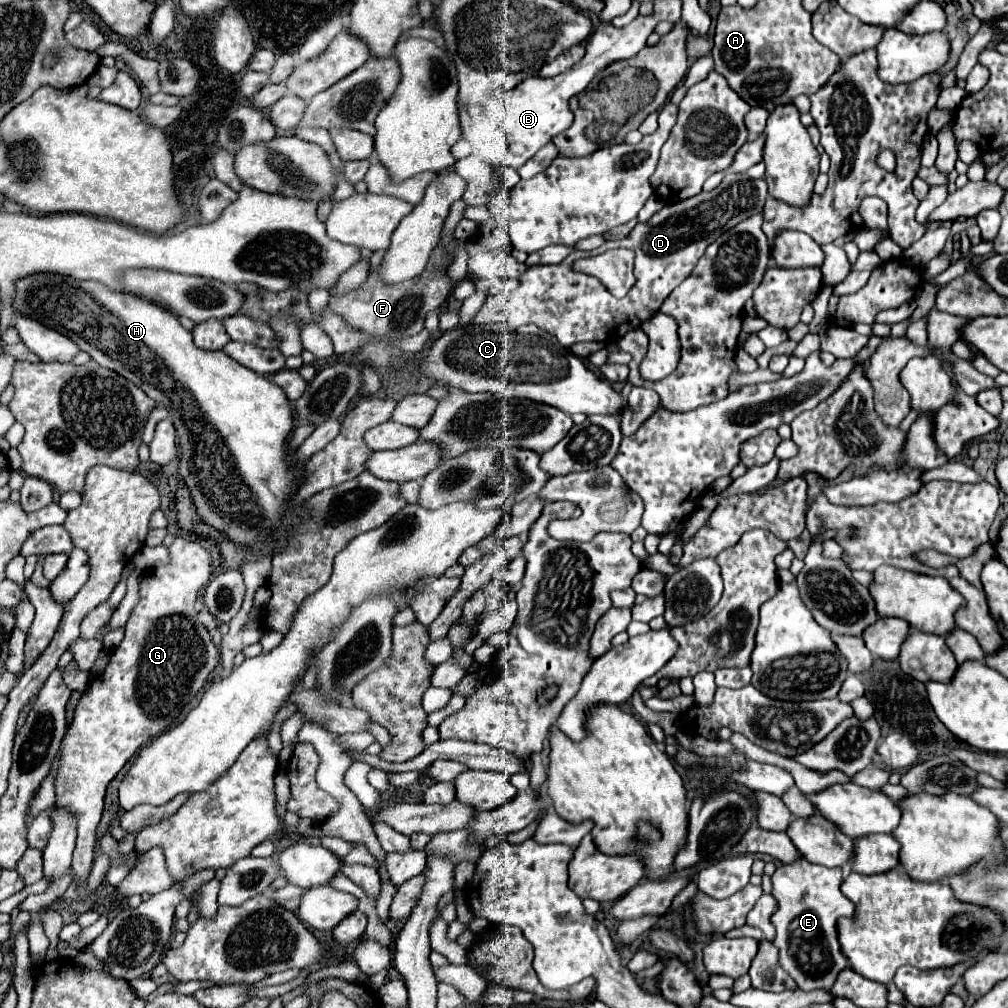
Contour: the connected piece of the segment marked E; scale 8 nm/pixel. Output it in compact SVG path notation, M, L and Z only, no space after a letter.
M795 859L793 863L781 865L771 877L771 895L777 899L779 907L771 917L771 923L777 929L773 943L779 949L781 967L805 991L815 987L829 989L839 971L847 967L847 959L843 959L837 941L837 919L853 917L855 905L839 891L841 879L841 867L829 869L823 865L813 865L805 859Z

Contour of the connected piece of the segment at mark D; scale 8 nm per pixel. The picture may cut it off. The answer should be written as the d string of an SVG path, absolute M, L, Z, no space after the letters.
M727 173L717 189L691 199L665 205L647 223L639 223L625 239L609 241L603 247L627 247L635 251L635 285L623 299L615 299L607 293L599 279L576 272L571 263L577 259L593 257L593 251L573 251L567 259L557 265L533 265L519 277L519 287L509 291L505 299L497 301L497 295L489 295L473 317L473 323L507 323L511 327L535 323L537 327L553 333L563 347L571 347L581 341L609 343L623 337L625 333L639 329L641 323L649 321L661 307L663 299L687 279L705 253L707 245L713 243L721 233L729 231L743 219L763 211L767 199L765 179L751 179L747 173Z

